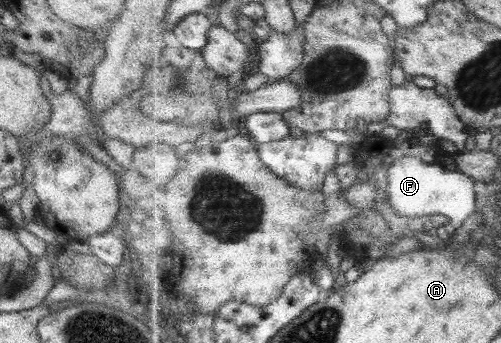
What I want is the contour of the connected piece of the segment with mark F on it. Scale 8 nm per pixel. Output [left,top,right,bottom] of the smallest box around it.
[387,155,477,243]

